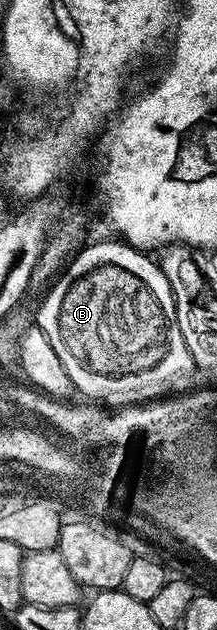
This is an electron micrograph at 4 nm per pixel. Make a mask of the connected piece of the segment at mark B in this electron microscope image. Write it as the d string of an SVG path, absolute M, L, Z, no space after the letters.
M124 241L117 243L93 243L90 242L80 253L69 260L65 270L59 275L52 289L43 295L41 304L37 307L36 326L41 328L42 333L51 341L51 349L63 361L63 369L67 369L67 377L71 377L74 388L78 392L82 391L84 398L89 401L96 401L110 409L120 409L129 404L148 404L150 401L161 401L166 396L175 396L178 393L190 391L195 387L199 368L197 362L193 360L193 355L187 349L187 341L183 341L183 333L179 329L177 320L177 306L171 285L163 273L160 262L156 258L150 257L146 252L130 247Z

